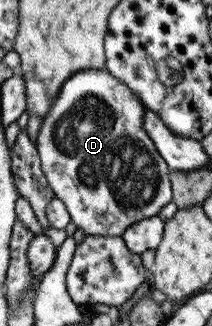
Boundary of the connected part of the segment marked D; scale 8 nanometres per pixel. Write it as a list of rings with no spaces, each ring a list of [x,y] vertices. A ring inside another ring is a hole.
[[[106,68],[100,70],[84,69],[76,72],[76,74],[73,74],[64,82],[48,111],[47,117],[44,117],[41,121],[41,127],[38,131],[38,136],[36,136],[35,145],[41,160],[42,173],[46,177],[50,188],[54,191],[55,197],[64,202],[66,210],[68,210],[71,216],[71,221],[76,224],[78,229],[83,230],[86,235],[121,236],[128,226],[132,226],[132,223],[158,215],[162,207],[173,200],[171,180],[169,177],[171,170],[165,160],[160,156],[152,139],[144,130],[143,120],[145,110],[146,106],[143,106],[142,101],[132,90],[121,80],[114,78]]]

